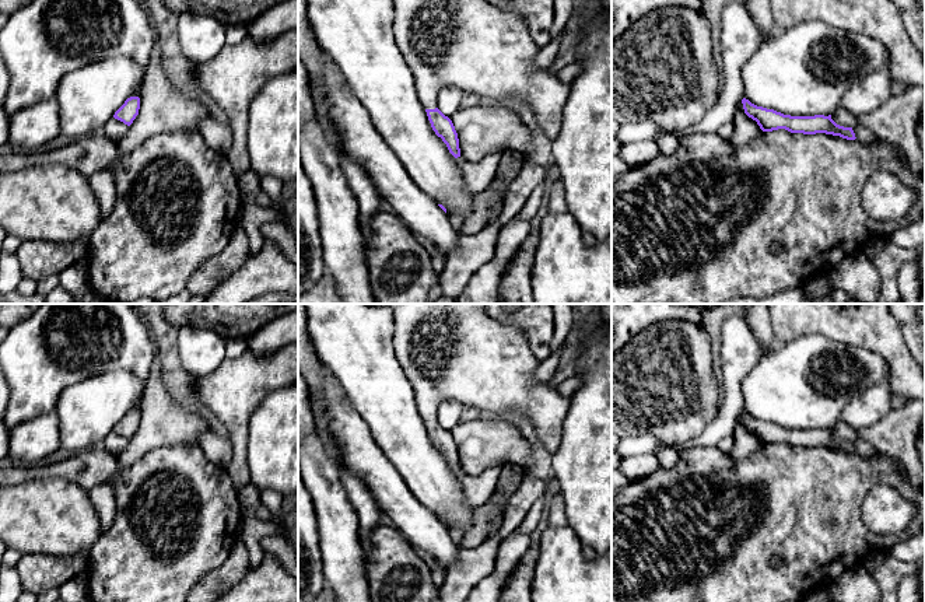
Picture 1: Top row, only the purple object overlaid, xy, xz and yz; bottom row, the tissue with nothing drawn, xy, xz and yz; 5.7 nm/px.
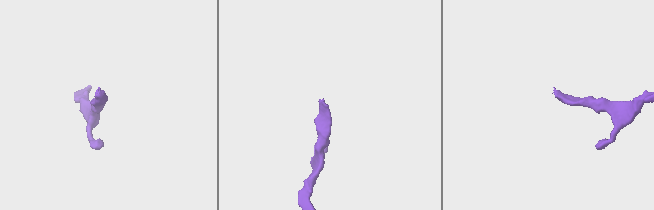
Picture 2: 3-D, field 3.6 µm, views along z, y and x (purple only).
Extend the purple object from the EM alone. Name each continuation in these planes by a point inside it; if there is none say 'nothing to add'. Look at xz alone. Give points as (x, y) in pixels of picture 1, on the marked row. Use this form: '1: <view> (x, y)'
1: xz (475, 46)

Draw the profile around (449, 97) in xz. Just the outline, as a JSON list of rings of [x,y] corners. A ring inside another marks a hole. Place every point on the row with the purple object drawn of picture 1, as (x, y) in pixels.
[[[442,85],[438,94],[437,108],[449,118],[459,109],[462,95],[463,92],[453,85]]]

